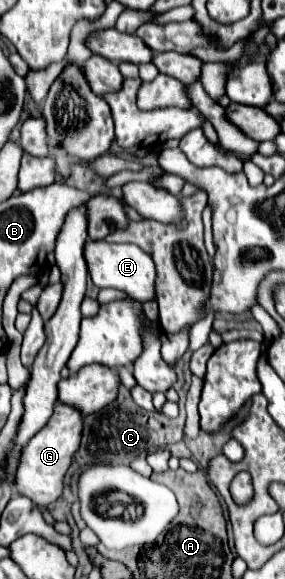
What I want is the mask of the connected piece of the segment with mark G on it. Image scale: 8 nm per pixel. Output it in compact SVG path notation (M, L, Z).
M62 402L54 408L54 416L22 450L22 462L16 470L16 490L32 498L38 506L48 506L56 502L64 492L64 478L72 464L72 458L80 446L80 434L84 430L84 414L74 406L64 406Z

